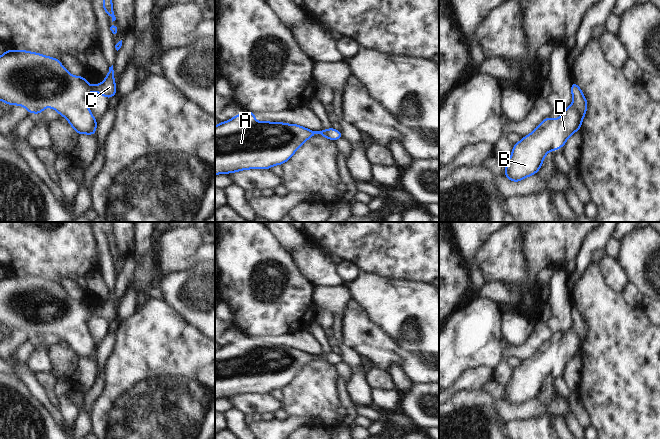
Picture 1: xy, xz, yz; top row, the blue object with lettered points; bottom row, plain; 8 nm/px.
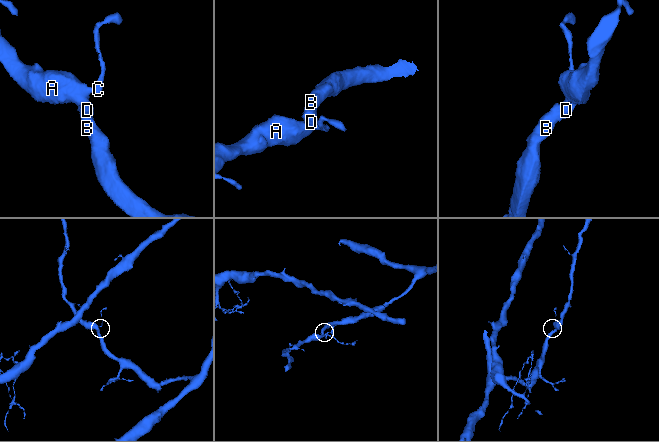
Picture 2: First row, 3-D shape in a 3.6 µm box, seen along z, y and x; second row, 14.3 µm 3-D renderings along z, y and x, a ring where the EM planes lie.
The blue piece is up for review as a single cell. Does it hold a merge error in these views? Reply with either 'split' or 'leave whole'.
leave whole

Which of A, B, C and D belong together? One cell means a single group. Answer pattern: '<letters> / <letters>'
A B C D

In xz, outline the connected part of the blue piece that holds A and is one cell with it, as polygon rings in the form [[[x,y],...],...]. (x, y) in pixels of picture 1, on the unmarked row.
[[[255,336],[236,338],[231,344],[215,350],[215,399],[245,393],[270,393],[273,389],[281,389],[315,358],[321,358],[333,365],[343,361],[340,354],[333,352],[312,355],[296,348],[271,347],[270,345],[256,347]]]

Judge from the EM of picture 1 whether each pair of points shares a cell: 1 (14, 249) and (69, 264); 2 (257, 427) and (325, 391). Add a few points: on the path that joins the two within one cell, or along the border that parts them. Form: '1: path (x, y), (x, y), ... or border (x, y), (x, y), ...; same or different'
1: path (28, 249), (55, 250); same
2: path (274, 427), (288, 426), (308, 406); same

